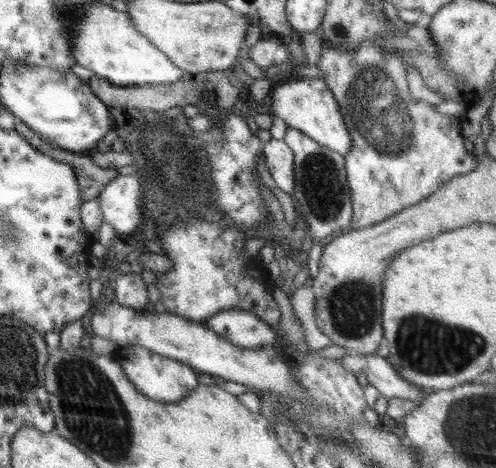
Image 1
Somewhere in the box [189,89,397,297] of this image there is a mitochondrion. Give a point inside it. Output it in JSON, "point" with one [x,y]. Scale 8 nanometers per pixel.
{"point":[320,185]}

